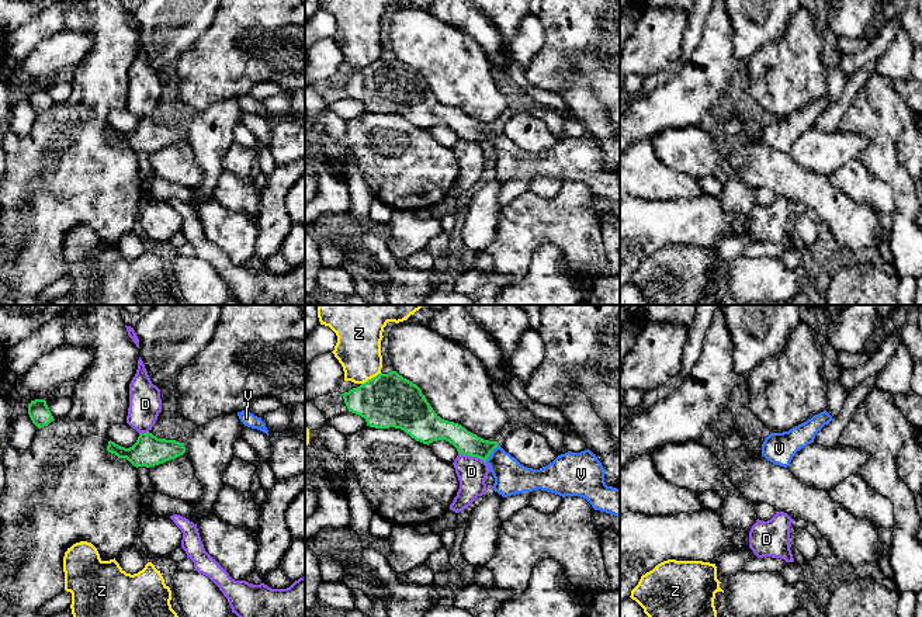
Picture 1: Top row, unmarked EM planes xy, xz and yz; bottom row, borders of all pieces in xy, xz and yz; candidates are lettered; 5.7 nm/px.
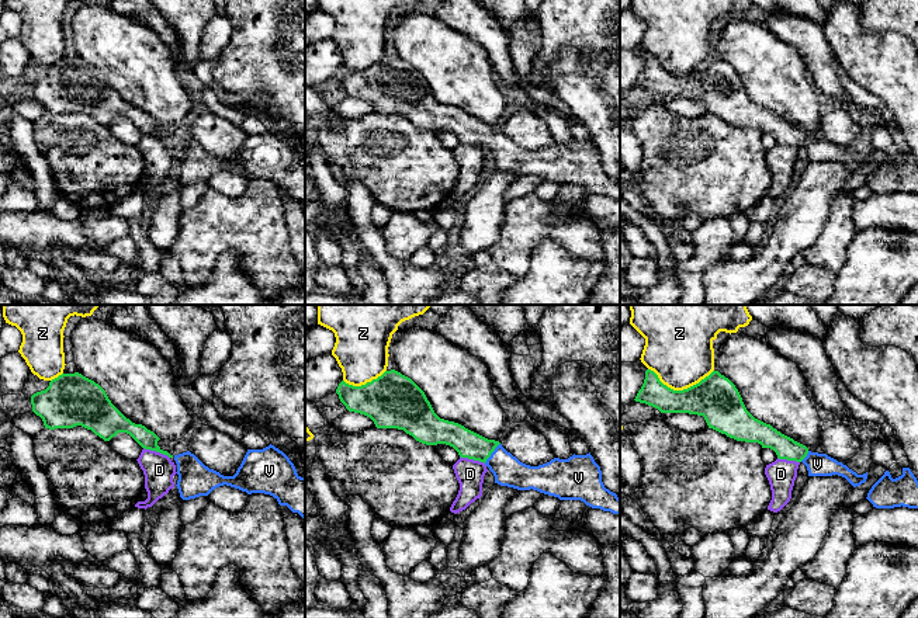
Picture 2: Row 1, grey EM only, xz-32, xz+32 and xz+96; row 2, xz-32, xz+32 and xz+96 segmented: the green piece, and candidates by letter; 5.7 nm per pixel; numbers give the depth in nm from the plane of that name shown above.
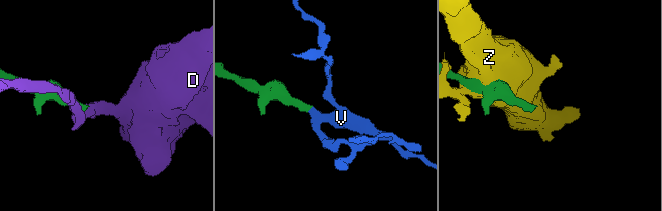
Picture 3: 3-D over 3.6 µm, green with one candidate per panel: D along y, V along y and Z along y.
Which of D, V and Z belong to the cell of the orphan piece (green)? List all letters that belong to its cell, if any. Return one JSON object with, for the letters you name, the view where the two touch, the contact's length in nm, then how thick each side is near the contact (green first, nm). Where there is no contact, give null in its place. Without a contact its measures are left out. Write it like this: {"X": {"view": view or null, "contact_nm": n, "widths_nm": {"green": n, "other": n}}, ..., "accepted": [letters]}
{"V": {"view": "xz", "contact_nm": 130, "widths_nm": {"green": 140, "other": 190}}, "accepted": ["V"]}

